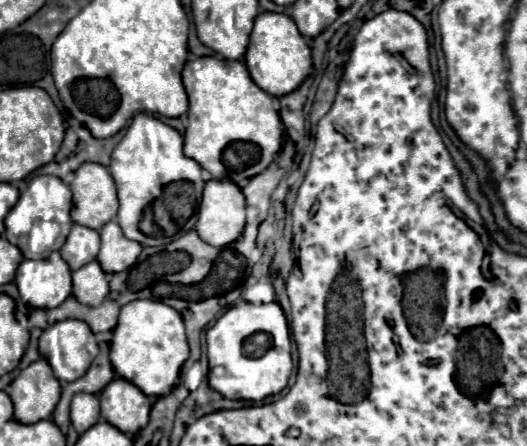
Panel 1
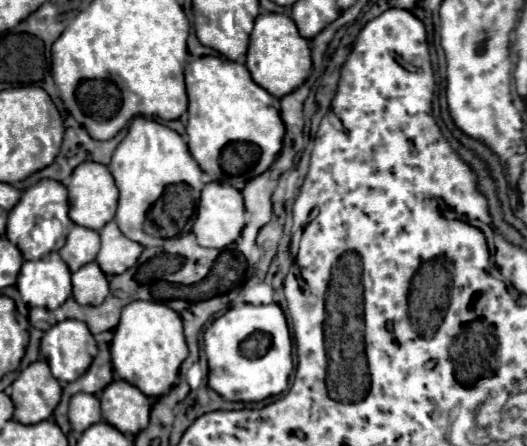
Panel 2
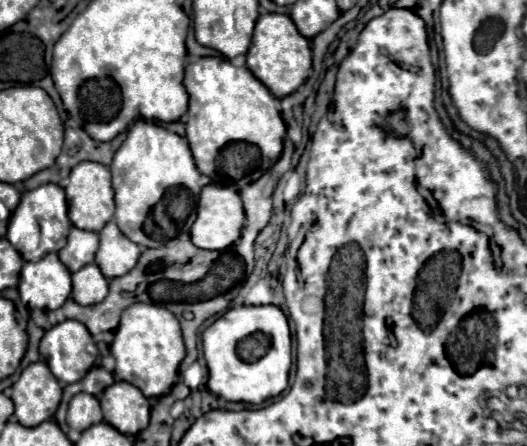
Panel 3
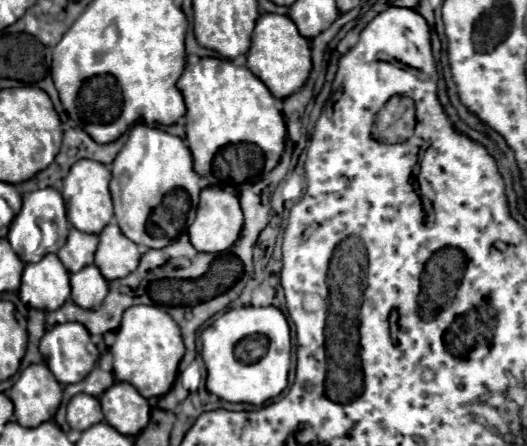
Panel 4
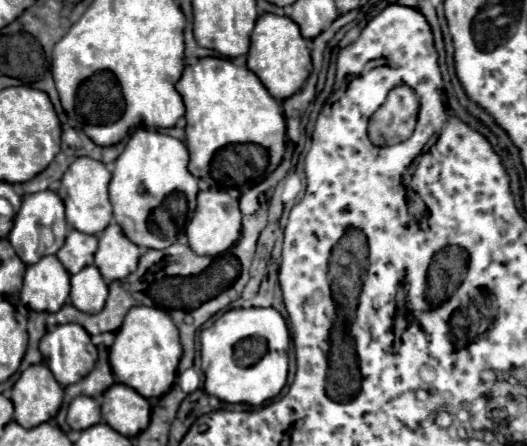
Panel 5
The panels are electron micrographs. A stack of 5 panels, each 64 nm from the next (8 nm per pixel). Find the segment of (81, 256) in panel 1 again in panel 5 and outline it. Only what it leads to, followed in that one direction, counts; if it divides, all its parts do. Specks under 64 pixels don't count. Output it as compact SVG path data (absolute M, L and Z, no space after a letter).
M70 230L64 246L58 250L56 256L70 274L76 274L94 262L96 248L98 248L96 236L82 234L78 230Z

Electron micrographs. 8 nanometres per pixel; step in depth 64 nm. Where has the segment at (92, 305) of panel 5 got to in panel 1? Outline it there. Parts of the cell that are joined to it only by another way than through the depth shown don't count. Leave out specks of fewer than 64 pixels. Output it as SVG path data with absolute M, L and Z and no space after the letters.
M96 260L72 272L72 284L74 284L72 296L80 304L100 306L108 296L108 280L100 264L96 264Z

